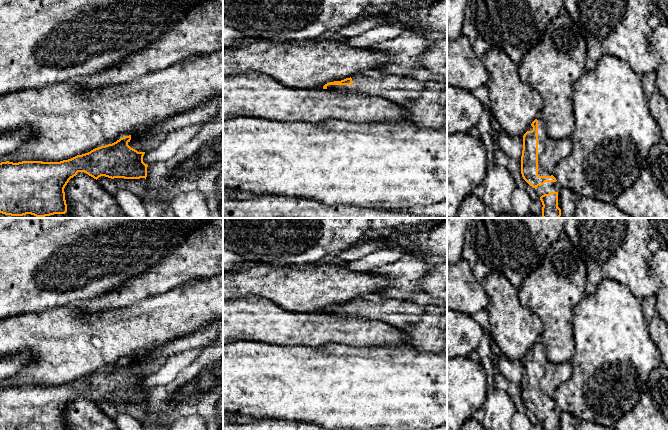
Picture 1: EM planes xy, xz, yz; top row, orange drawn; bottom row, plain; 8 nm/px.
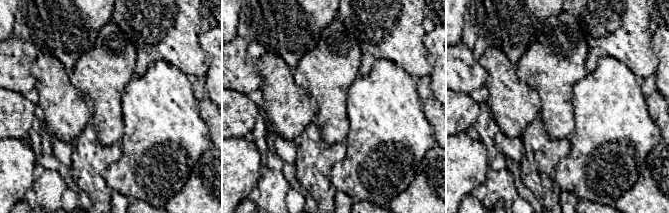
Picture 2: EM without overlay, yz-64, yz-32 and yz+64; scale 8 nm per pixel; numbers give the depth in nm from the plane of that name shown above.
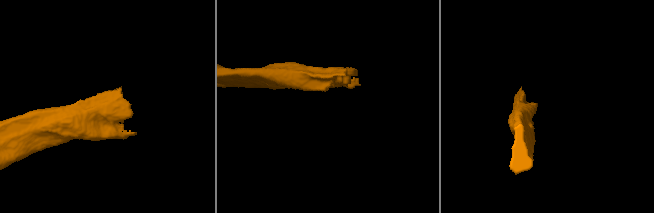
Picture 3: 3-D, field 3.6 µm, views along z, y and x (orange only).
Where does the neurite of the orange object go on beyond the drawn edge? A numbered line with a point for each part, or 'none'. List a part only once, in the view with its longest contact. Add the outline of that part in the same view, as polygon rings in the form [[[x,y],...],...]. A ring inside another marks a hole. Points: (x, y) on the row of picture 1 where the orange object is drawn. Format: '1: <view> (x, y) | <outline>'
1: yz (550, 152) | [[[540,116],[538,120],[538,175],[551,176],[552,170],[571,152],[571,139],[551,139]]]

